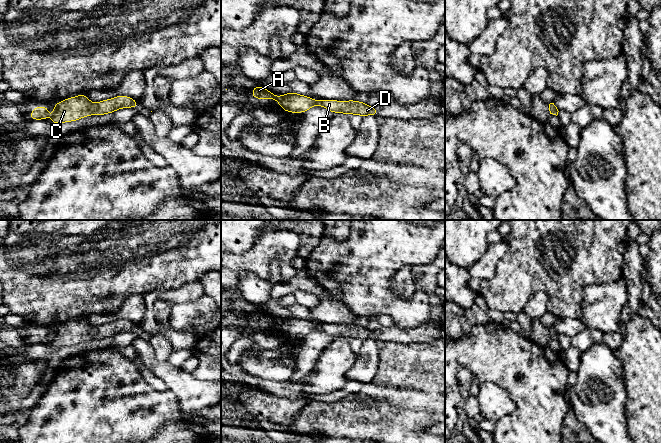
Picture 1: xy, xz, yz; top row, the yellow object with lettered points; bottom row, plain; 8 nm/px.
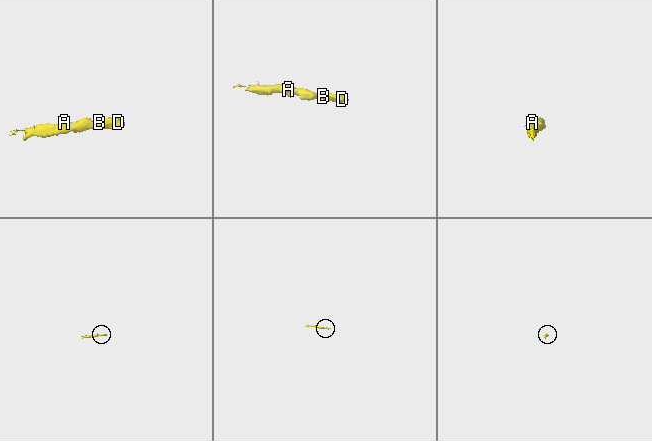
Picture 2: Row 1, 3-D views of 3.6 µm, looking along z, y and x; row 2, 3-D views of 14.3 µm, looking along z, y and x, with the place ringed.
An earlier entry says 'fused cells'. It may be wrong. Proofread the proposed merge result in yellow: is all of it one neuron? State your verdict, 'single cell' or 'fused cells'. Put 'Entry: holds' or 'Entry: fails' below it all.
single cell
Entry: fails

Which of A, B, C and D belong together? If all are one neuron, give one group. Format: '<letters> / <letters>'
A B C D

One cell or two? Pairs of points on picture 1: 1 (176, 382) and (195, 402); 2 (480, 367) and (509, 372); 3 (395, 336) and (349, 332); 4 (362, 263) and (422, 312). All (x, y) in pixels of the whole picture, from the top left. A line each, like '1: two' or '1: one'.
1: one
2: one
3: one
4: one

